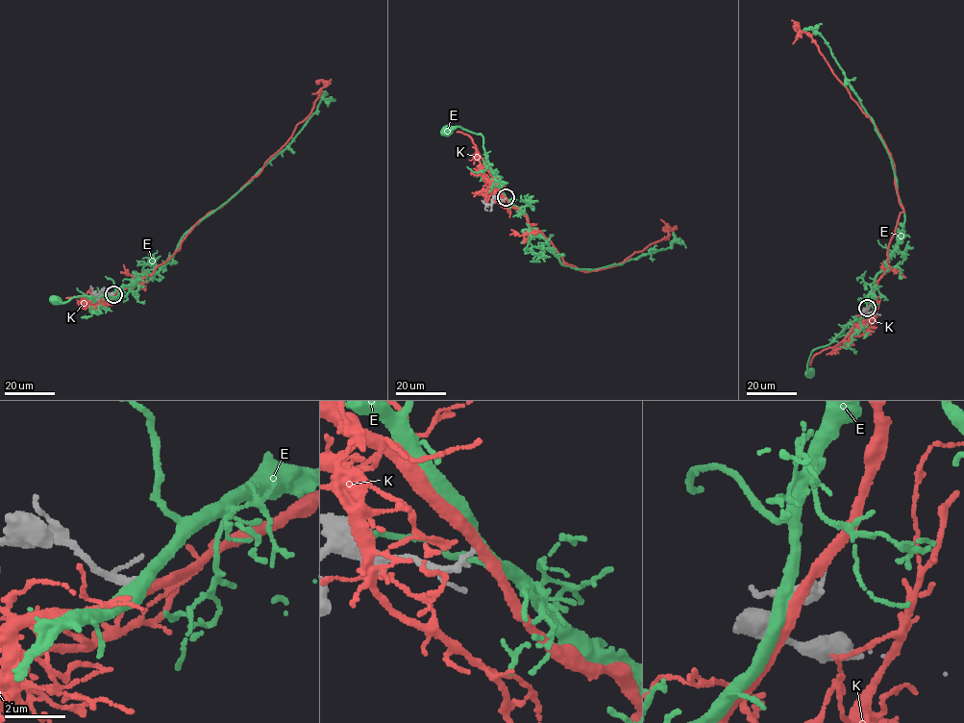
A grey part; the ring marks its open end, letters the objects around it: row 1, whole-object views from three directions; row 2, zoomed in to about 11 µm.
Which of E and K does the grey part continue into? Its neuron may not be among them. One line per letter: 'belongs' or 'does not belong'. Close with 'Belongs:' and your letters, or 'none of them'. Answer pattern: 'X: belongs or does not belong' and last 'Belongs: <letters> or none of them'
E: does not belong
K: does not belong
Belongs: none of them

